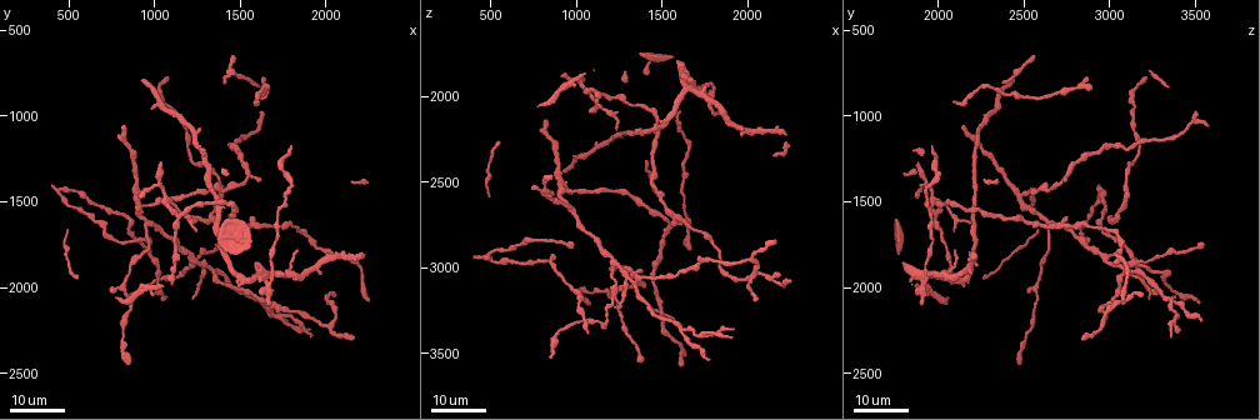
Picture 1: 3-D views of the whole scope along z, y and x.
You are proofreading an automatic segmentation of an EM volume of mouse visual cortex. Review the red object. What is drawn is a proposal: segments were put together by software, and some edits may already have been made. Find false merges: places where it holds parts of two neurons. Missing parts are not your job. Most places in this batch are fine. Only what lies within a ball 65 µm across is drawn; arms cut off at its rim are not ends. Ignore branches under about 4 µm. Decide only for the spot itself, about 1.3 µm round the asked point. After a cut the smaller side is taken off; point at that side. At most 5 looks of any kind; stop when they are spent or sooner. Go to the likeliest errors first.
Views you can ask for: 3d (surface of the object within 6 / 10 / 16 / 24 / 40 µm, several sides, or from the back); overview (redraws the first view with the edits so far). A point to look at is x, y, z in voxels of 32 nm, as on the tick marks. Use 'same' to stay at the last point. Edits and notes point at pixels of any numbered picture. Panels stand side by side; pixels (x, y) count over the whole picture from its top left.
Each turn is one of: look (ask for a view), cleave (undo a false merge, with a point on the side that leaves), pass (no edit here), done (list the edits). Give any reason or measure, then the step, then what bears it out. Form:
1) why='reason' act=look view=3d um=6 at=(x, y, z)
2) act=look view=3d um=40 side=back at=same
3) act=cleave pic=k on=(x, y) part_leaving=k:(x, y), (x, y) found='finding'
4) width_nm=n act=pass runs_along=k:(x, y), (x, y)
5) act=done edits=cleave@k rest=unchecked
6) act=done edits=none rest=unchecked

why='arms part here' act=look view=3d um=24 at=(1060, 1480, 1980)

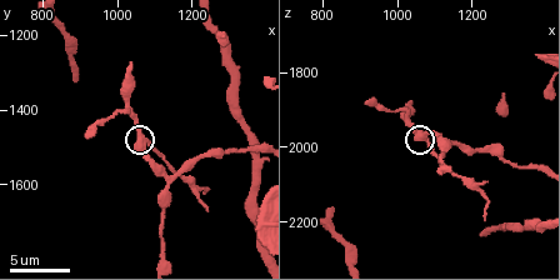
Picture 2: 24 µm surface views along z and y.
act=look view=3d um=6 at=same

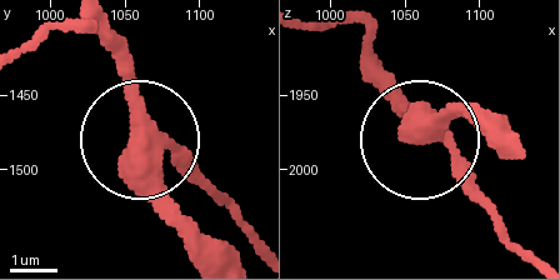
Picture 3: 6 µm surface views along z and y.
act=pass found='all the same neuron'

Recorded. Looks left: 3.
why='three-way junction' act=look view=3d um=16 at=(1280, 1880, 3060)

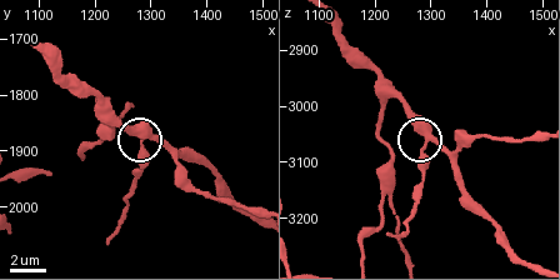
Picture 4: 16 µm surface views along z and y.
why='closer look' act=look view=3d um=6 at=same

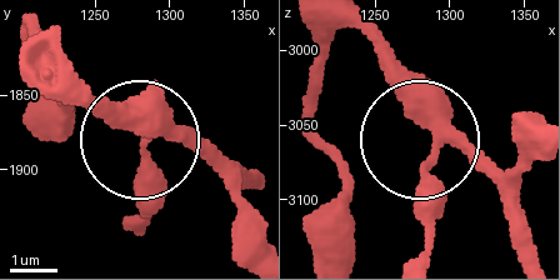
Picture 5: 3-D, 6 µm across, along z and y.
act=look view=3d um=6 side=back at=same

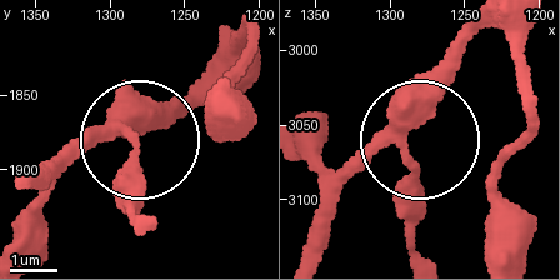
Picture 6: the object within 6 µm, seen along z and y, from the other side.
side_arm_um=10 arms=3 act=pass found='continuous, no second neuron'

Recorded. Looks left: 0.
act=done edits=none rest=unchecked

